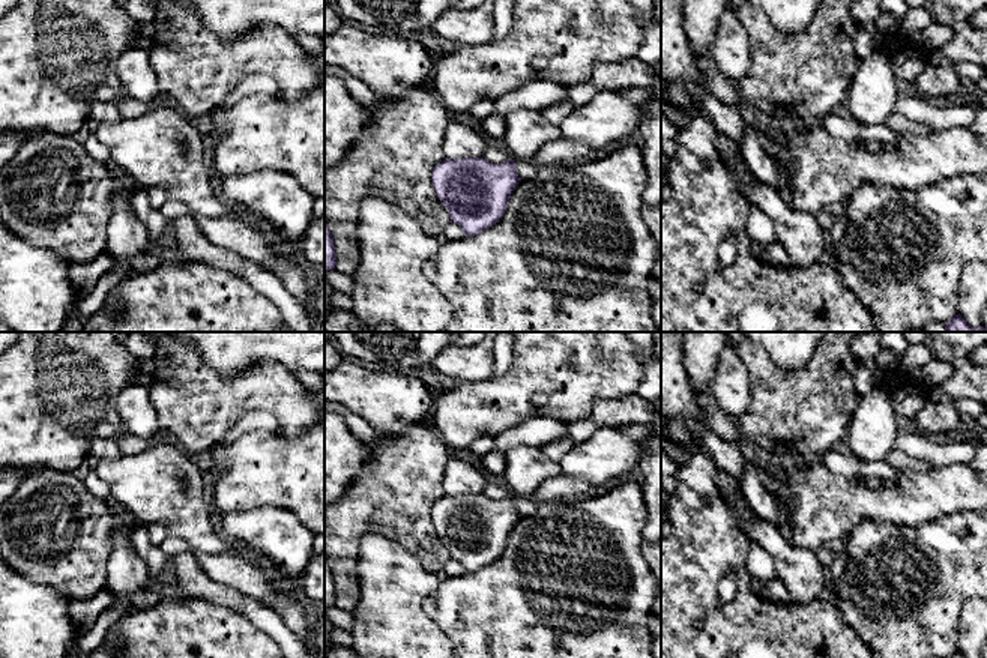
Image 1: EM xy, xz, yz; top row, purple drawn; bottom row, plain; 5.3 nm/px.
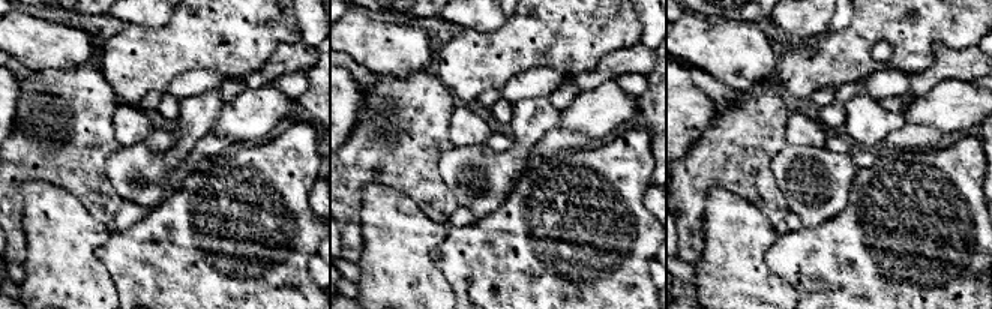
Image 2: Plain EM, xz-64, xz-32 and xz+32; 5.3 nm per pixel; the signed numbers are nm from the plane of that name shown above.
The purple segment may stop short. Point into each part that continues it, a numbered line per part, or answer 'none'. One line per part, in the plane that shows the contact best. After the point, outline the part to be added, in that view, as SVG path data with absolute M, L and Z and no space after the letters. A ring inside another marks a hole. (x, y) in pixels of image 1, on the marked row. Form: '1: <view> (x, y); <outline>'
1: xz (526, 132); M517 110L505 117L503 140L509 156L529 162L547 143L560 138L559 126L551 125L538 110Z

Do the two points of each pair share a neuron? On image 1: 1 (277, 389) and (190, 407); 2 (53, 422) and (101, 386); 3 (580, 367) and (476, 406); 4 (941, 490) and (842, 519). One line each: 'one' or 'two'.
1: one
2: one
3: one
4: one

